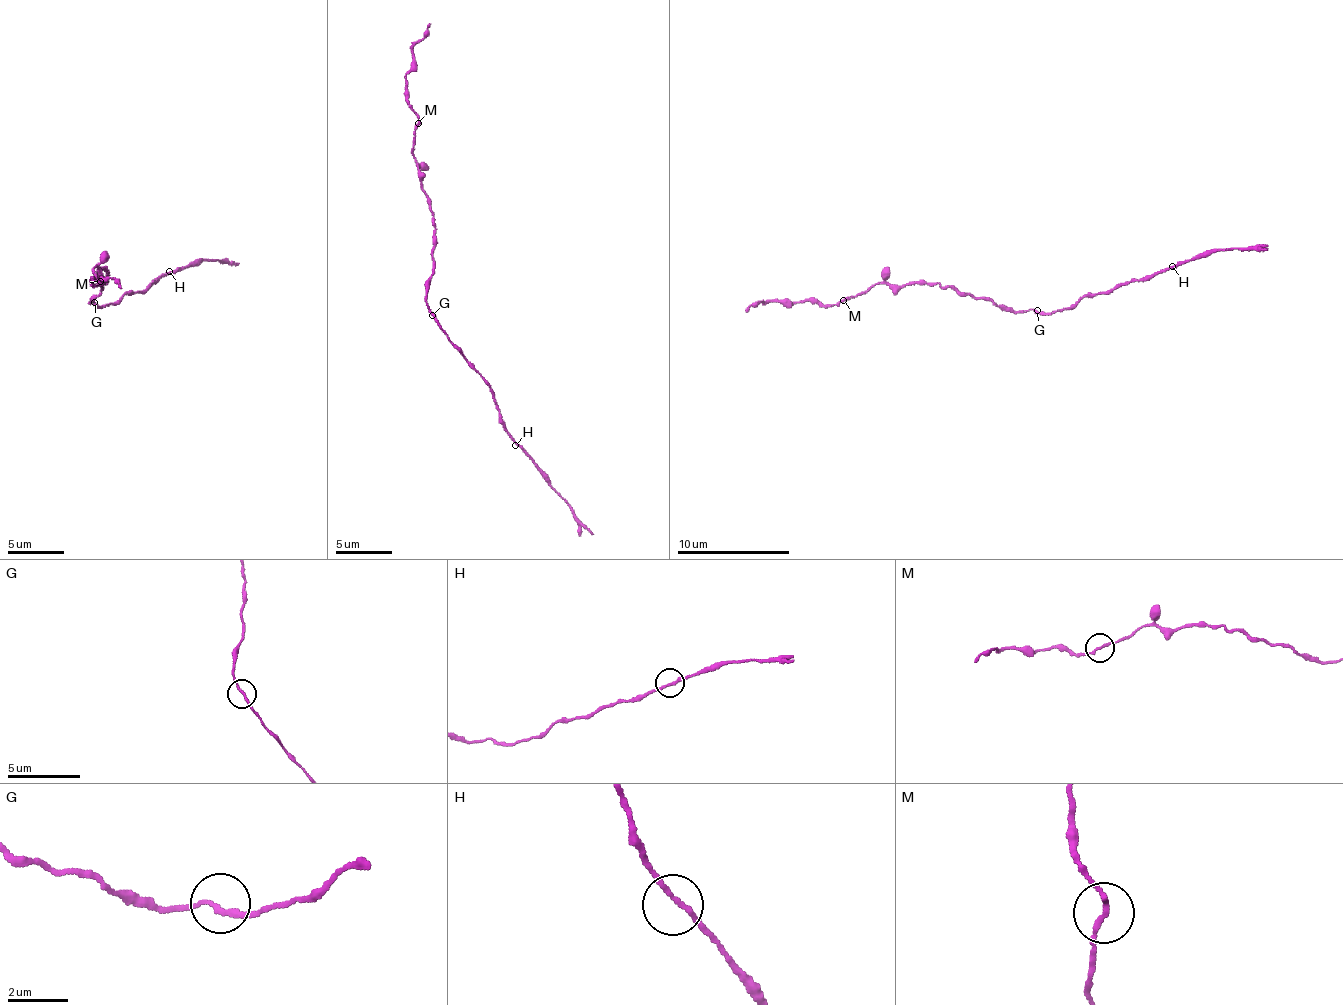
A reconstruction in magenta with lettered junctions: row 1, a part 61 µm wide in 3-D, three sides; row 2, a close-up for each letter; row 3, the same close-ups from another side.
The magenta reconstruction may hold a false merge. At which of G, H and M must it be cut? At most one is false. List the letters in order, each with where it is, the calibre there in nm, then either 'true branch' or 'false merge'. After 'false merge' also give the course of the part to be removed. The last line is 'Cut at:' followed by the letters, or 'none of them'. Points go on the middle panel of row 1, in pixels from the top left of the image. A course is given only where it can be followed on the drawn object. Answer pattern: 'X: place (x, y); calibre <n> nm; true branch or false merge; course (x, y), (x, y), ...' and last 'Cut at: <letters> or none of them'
G: place (432, 315); calibre 160 nm; true branch
H: place (515, 445); calibre 160 nm; true branch
M: place (418, 123); calibre 160 nm; true branch
Cut at: none of them

